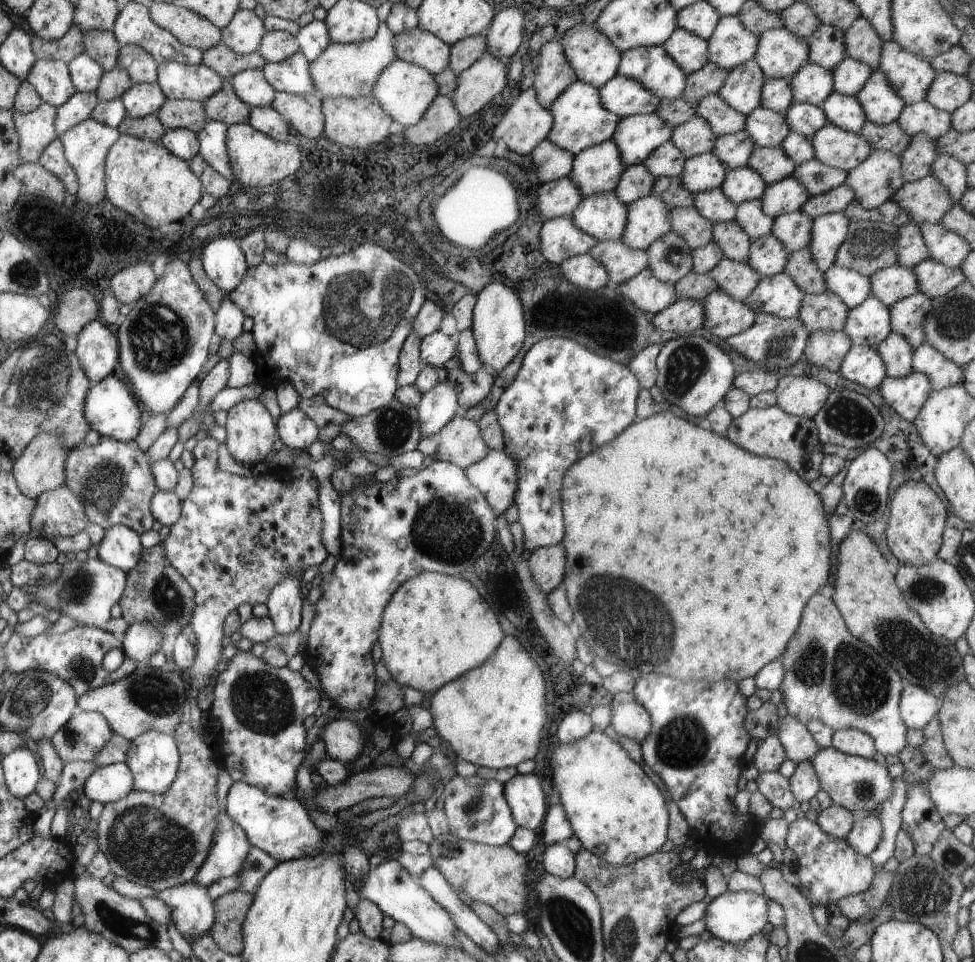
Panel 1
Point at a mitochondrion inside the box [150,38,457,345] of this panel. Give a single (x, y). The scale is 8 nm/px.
(260, 196)

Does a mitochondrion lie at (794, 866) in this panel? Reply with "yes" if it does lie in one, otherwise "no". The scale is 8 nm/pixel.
no

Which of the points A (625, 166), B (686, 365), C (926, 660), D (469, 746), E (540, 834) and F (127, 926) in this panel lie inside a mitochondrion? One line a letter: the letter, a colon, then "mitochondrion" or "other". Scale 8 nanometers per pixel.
A: other
B: mitochondrion
C: mitochondrion
D: other
E: other
F: mitochondrion

